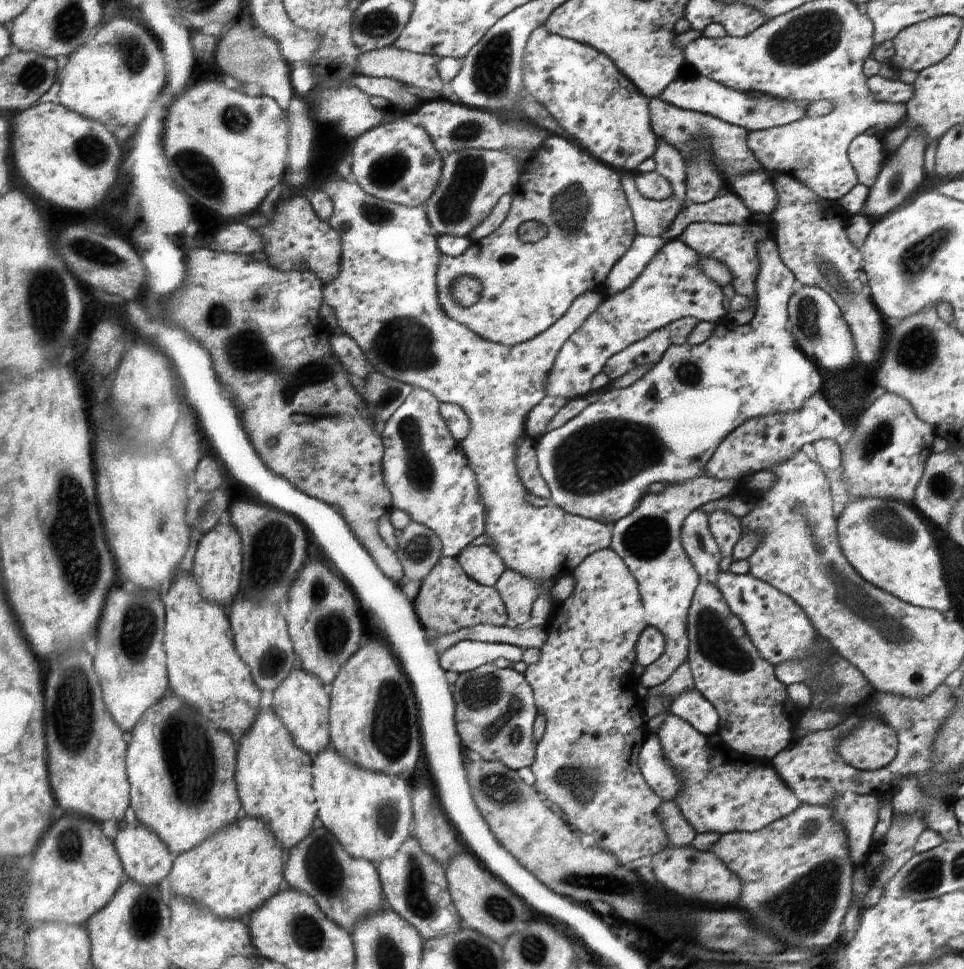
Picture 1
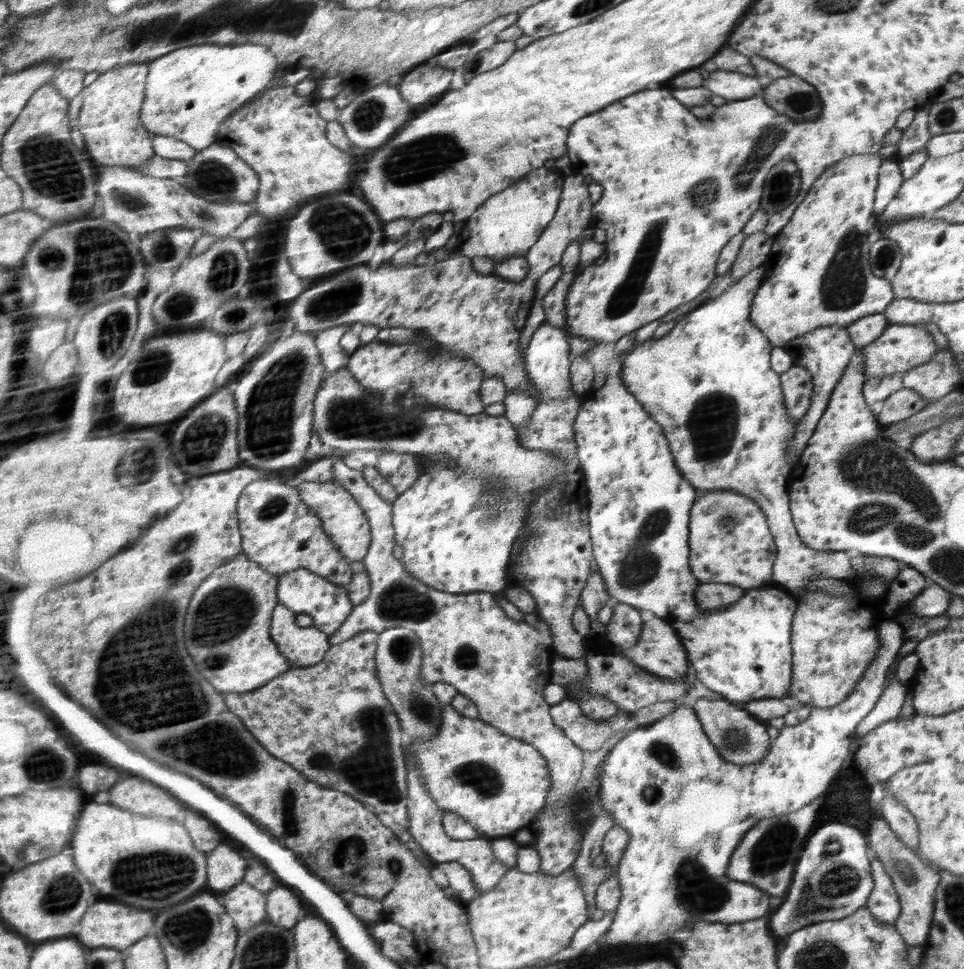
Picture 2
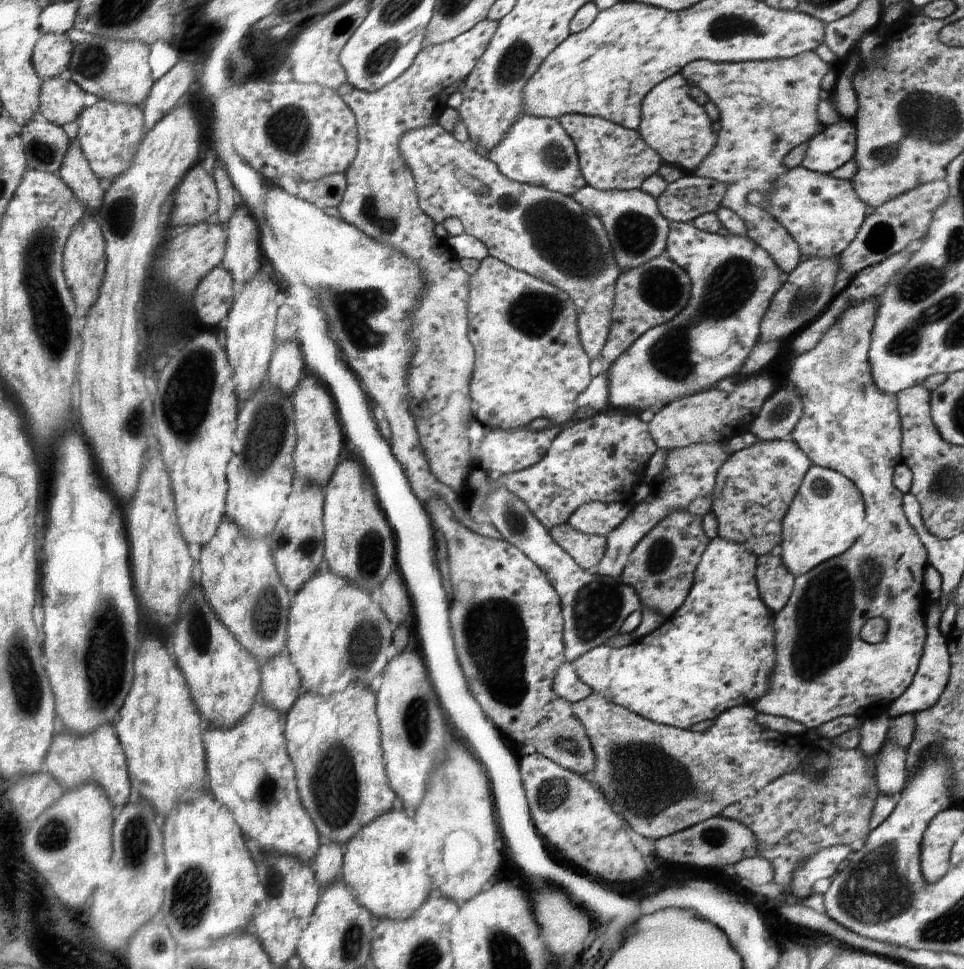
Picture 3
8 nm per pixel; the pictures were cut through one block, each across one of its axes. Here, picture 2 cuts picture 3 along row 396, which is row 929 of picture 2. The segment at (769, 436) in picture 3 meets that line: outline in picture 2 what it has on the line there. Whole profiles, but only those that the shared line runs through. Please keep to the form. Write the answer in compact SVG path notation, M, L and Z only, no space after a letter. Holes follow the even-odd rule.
M830 822L815 830L809 840L805 852L797 862L796 872L793 874L793 884L790 885L789 893L777 904L777 910L771 915L769 929L773 938L786 940L792 933L817 922L840 920L849 917L866 906L870 892L873 892L876 882L873 874L870 874L870 858L866 856L868 846L864 834L860 834L856 828Z

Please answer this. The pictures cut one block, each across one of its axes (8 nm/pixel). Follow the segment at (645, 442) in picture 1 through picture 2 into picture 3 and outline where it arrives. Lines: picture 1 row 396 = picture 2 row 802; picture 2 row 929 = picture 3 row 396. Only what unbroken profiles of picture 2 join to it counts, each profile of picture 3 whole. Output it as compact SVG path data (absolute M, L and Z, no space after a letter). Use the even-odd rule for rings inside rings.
M692 222L671 223L666 252L670 260L683 268L690 277L690 298L688 304L670 322L646 330L607 367L605 373L610 376L608 400L618 410L638 410L639 413L646 408L659 410L664 404L684 397L684 394L714 388L720 380L736 374L744 366L758 338L761 338L762 320L782 286L782 270L769 252L761 245L754 244L750 237L702 232Z

